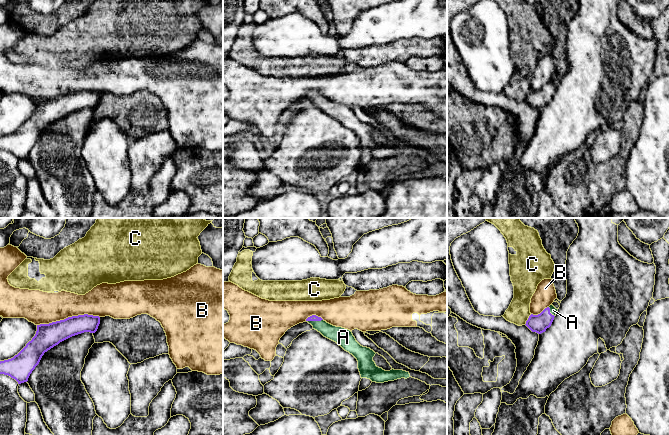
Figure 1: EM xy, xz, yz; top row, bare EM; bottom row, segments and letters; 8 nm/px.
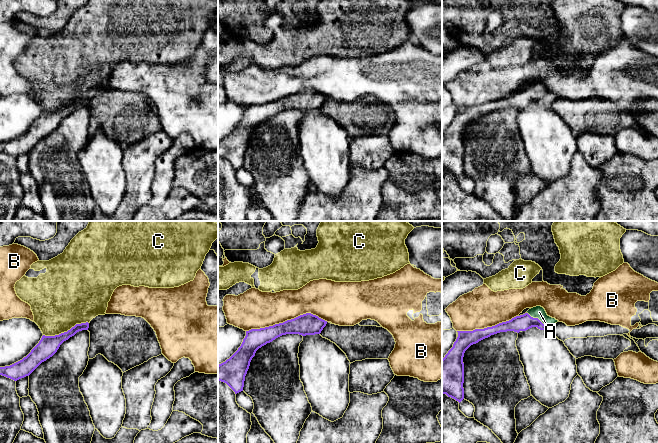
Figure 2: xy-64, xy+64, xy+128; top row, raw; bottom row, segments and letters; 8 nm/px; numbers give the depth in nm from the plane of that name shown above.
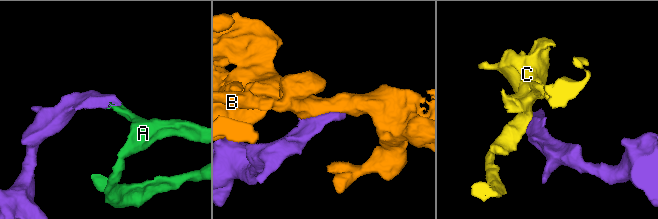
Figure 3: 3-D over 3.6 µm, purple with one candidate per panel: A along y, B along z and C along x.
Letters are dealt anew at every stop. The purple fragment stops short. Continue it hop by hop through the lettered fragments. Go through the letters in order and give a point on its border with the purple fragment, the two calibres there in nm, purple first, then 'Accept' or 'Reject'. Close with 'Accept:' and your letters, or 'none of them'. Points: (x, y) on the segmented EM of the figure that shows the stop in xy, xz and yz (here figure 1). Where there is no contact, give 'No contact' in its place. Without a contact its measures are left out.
A: Touches purple at xz (314, 320). Thickness 50 nm (purple) against 130 nm. Accept
B: Touches purple at xy (68, 317). Thickness 200 nm (purple) against 260 nm. Reject
C: Touches purple at yz (528, 319). Thickness 150 nm (purple) against 180 nm. Reject
Accept: A

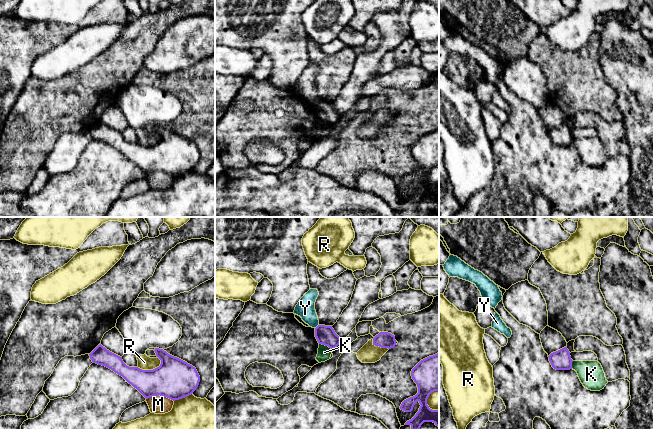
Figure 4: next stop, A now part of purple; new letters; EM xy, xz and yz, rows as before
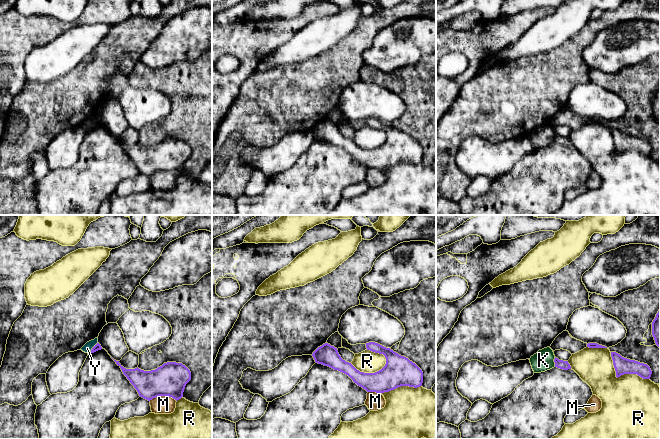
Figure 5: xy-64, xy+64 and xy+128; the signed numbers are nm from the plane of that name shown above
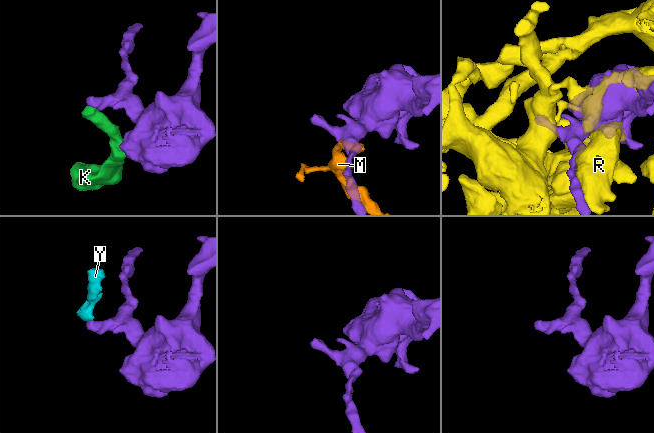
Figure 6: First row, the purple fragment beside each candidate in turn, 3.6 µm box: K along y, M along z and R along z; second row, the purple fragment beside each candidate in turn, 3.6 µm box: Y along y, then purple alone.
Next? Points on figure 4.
K: Touches purple at xz (325, 345). Thickness 160 nm (purple) against 110 nm. Reject
M: Touches purple at xy (160, 395). Thickness 320 nm (purple) against 150 nm. Reject
R: Touches purple at xy (150, 370). Thickness 320 nm (purple) against 110 nm. Reject
Y: Touches purple at xz (317, 326). Thickness 160 nm (purple) against 150 nm. Reject
Accept: none of them

